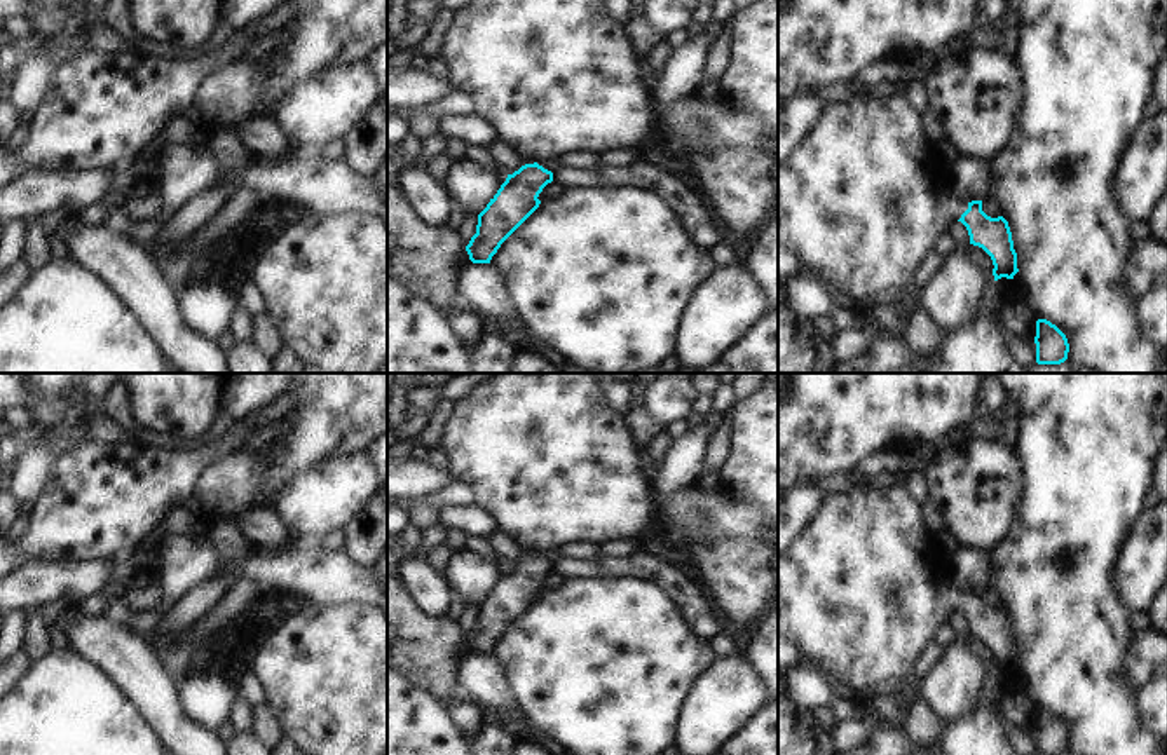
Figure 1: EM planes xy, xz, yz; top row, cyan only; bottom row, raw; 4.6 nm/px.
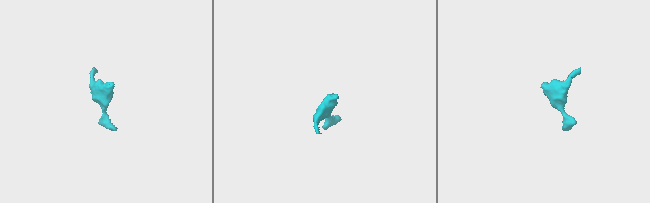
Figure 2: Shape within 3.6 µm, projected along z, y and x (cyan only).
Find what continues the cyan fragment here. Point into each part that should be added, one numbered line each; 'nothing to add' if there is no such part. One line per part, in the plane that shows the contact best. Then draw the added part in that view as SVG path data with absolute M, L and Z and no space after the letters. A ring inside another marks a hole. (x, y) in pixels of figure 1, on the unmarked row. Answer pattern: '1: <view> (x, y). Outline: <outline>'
1: yz (862, 604). Outline: M865 481L823 497L818 511L778 556L778 633L794 640L806 661L827 673L850 696L891 678L912 680L918 661L942 624L968 600L954 579L942 581L909 541L909 527L921 523L921 504L905 483L874 490Z

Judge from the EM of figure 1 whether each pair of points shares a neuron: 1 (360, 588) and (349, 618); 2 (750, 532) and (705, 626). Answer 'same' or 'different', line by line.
1: different
2: different

